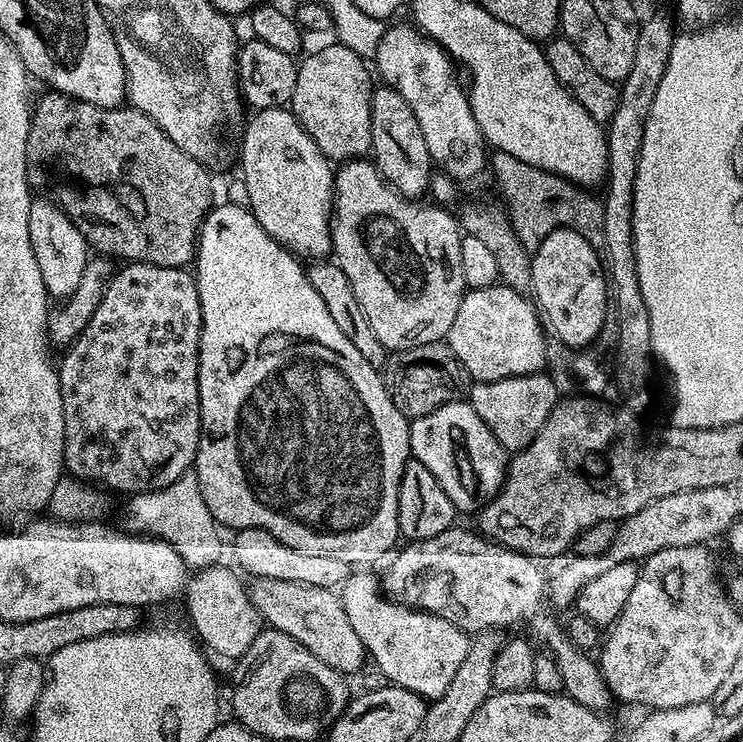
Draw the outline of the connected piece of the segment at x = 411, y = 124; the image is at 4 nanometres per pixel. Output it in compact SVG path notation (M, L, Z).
M376 86L372 89L372 110L370 112L370 130L372 131L372 151L370 159L380 171L380 175L396 191L409 198L420 198L425 194L432 180L434 161L426 138L422 138L422 126L410 110L410 102L398 94L396 88Z

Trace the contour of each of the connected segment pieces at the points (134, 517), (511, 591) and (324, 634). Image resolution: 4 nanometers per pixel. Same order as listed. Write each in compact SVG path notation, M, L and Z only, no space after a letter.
M194 470L182 473L170 486L133 493L122 514L123 529L130 534L150 535L174 546L185 564L193 569L217 565L222 556L220 525L210 512Z
M453 526L442 530L442 534L434 534L434 538L405 543L403 545L405 548L401 547L387 561L389 564L384 576L382 572L384 595L398 604L407 604L410 608L418 608L438 618L446 618L446 622L458 626L465 634L504 630L504 627L510 624L528 624L529 630L542 643L548 644L547 651L556 659L558 674L562 674L562 689L568 697L590 710L601 714L607 713L609 711L607 708L614 704L612 692L602 678L597 661L589 653L578 650L574 642L570 642L565 625L561 621L559 624L552 617L553 609L548 599L549 577L546 572L544 576L543 570L536 565L539 563L533 557L523 556L521 552L515 552L512 548L504 548L501 544L473 532L468 528Z
M274 578L253 579L251 583L247 585L248 597L267 627L290 634L294 642L306 646L318 662L326 662L335 672L349 674L358 671L364 660L366 664L362 638L350 626L343 599L333 589L306 586L302 582L278 582Z

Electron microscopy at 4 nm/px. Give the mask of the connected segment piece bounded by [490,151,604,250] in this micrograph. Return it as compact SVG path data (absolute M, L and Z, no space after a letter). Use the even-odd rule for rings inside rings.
M493 151L490 156L490 172L496 175L500 188L504 191L503 201L506 203L510 222L522 242L522 246L535 250L550 232L559 228L569 228L575 232L584 232L584 222L590 222L588 236L591 244L598 249L603 247L600 218L604 212L604 203L599 198L591 198L589 189L566 178L542 170L538 166L530 166L530 162L522 162L522 158L514 158L514 154Z

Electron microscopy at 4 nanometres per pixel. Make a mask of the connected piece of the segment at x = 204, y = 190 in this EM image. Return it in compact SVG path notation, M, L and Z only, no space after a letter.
M48 90L45 93L32 108L28 155L35 163L37 160L52 171L52 180L56 183L55 199L80 227L89 245L95 251L97 248L100 254L107 253L104 251L109 248L124 262L171 268L191 265L196 258L200 225L214 204L212 180L204 169L207 167L186 154L186 150L174 146L168 135L137 108L99 108L61 92Z

